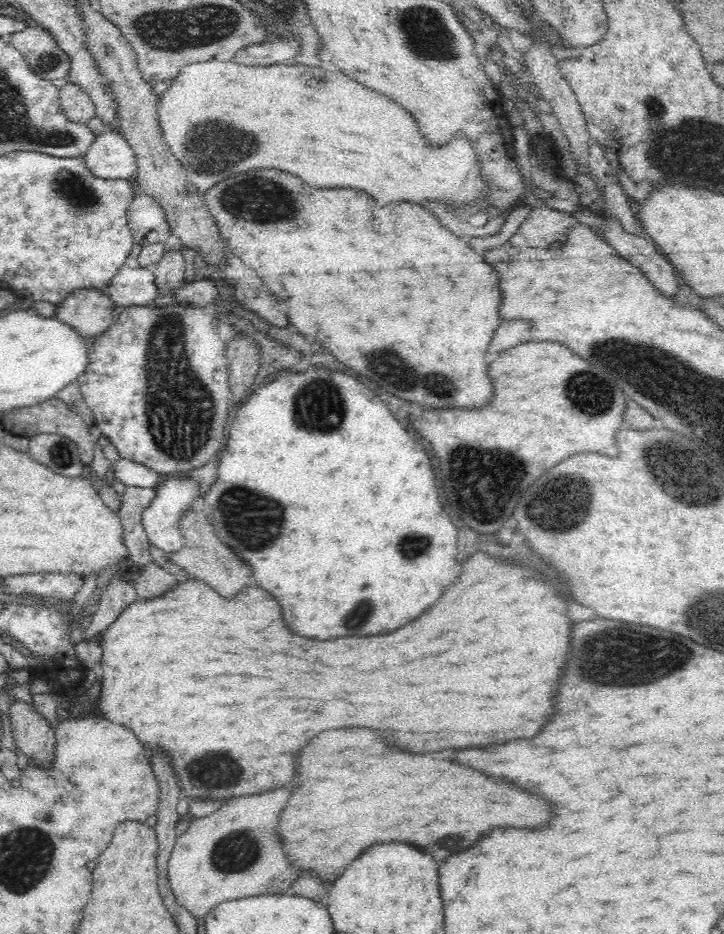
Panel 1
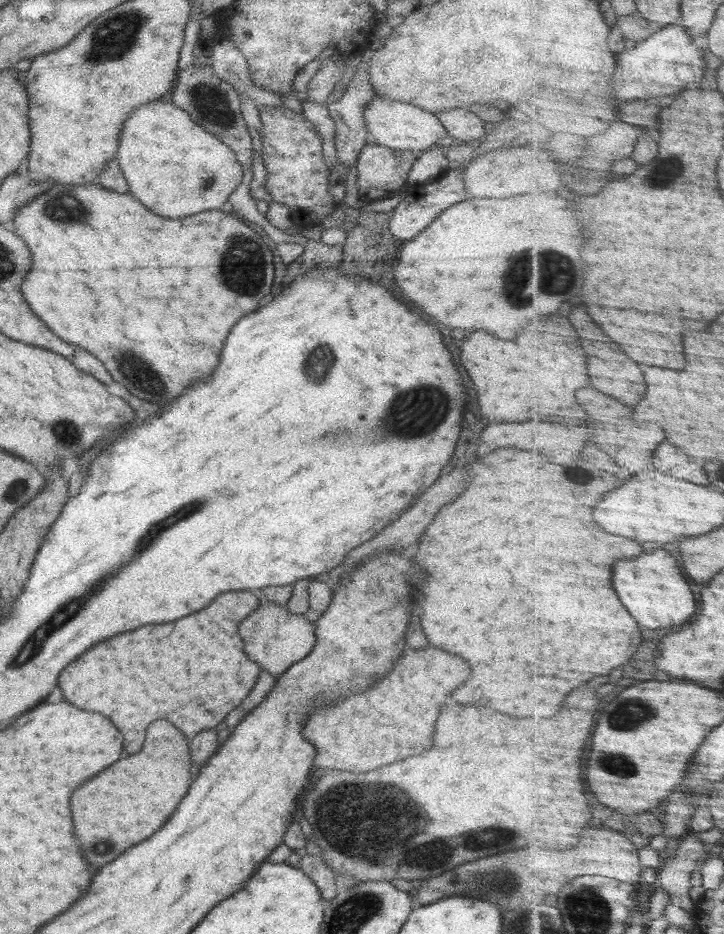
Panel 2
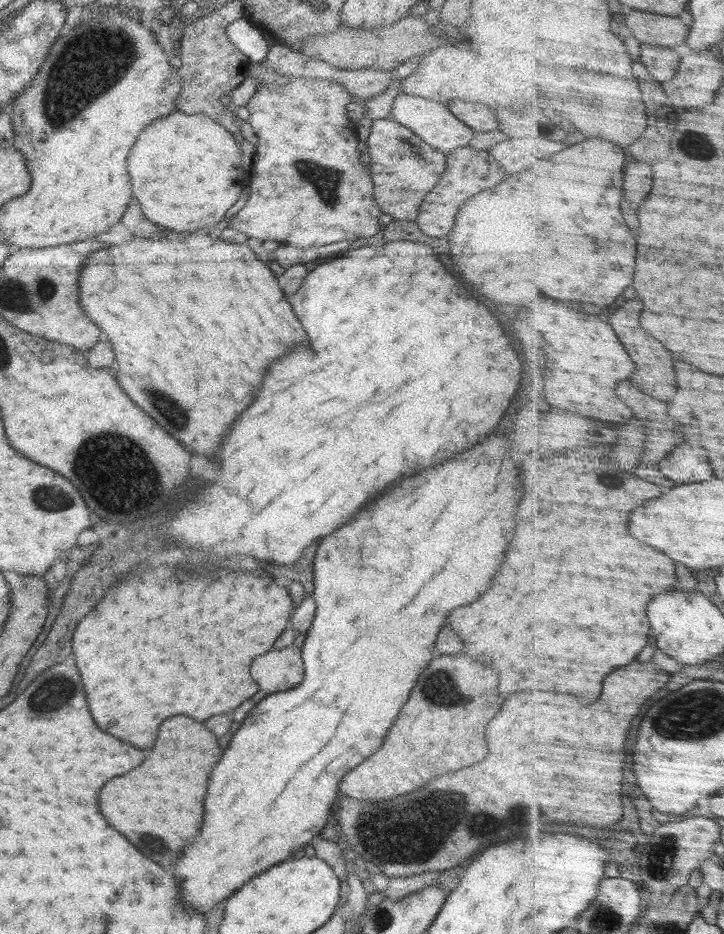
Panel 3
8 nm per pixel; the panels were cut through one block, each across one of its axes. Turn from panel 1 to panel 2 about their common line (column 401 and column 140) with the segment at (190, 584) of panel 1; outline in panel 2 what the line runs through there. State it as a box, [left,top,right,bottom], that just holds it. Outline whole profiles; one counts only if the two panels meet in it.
[58,591,261,754]

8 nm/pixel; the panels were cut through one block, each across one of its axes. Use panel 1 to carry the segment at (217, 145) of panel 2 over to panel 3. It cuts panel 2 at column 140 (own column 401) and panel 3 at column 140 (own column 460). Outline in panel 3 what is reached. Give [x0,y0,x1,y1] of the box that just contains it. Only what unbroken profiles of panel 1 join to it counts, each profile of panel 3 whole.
[128,110,242,232]

